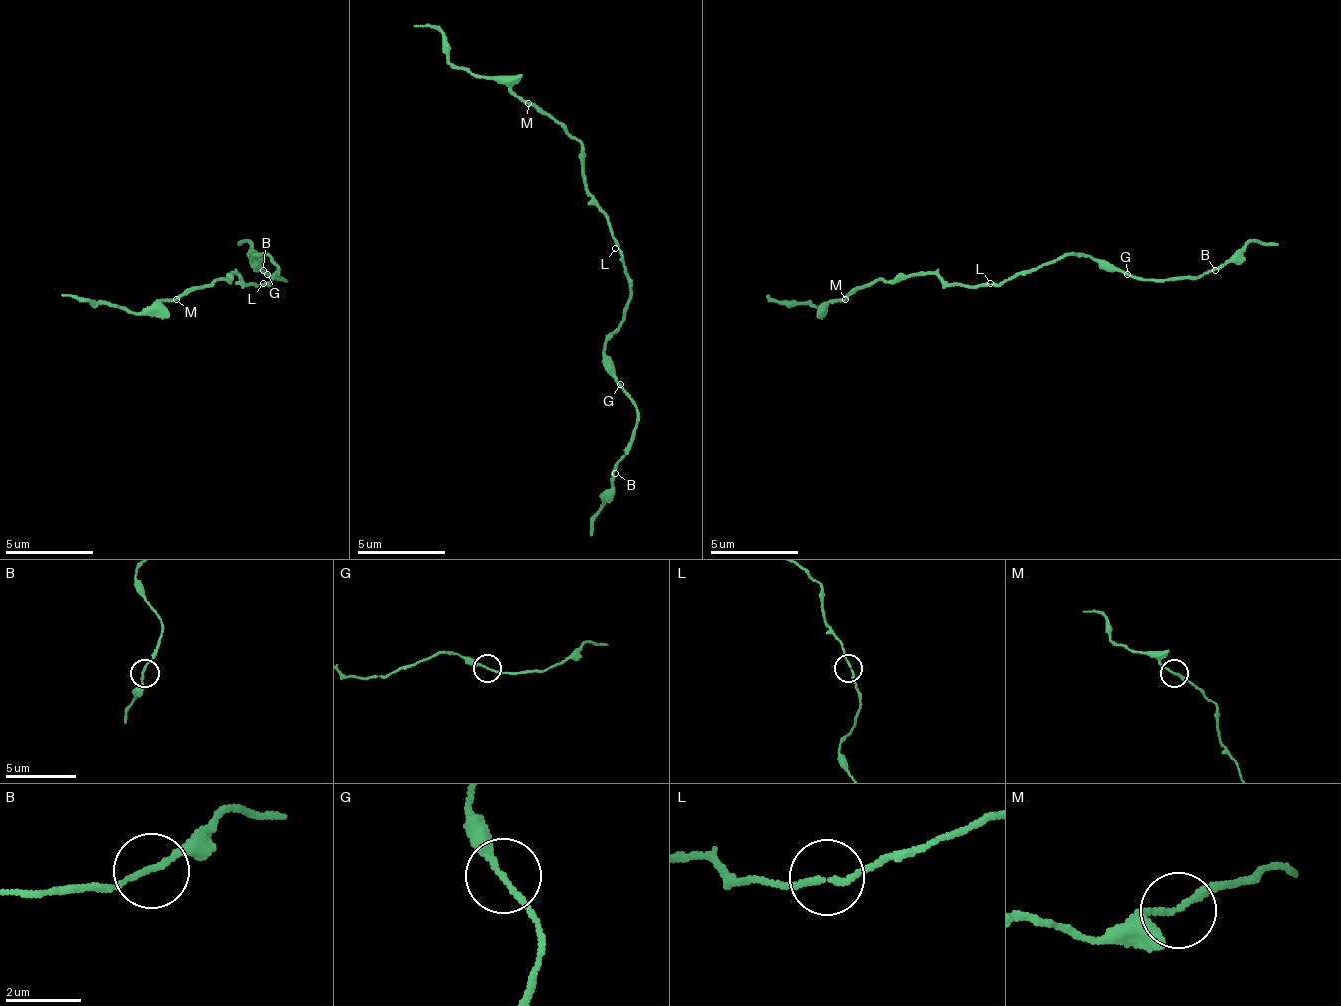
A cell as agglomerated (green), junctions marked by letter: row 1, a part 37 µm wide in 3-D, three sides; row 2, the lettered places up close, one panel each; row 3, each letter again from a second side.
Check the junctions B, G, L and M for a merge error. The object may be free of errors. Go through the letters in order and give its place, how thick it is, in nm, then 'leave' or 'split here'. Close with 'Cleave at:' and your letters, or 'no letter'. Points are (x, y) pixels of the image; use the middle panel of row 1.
B: at (615, 473); 140 nm thick; leave
G: at (620, 384); 170 nm thick; leave
L: at (615, 248); 140 nm thick; leave
M: at (528, 103); 170 nm thick; leave
Cleave at: no letter

